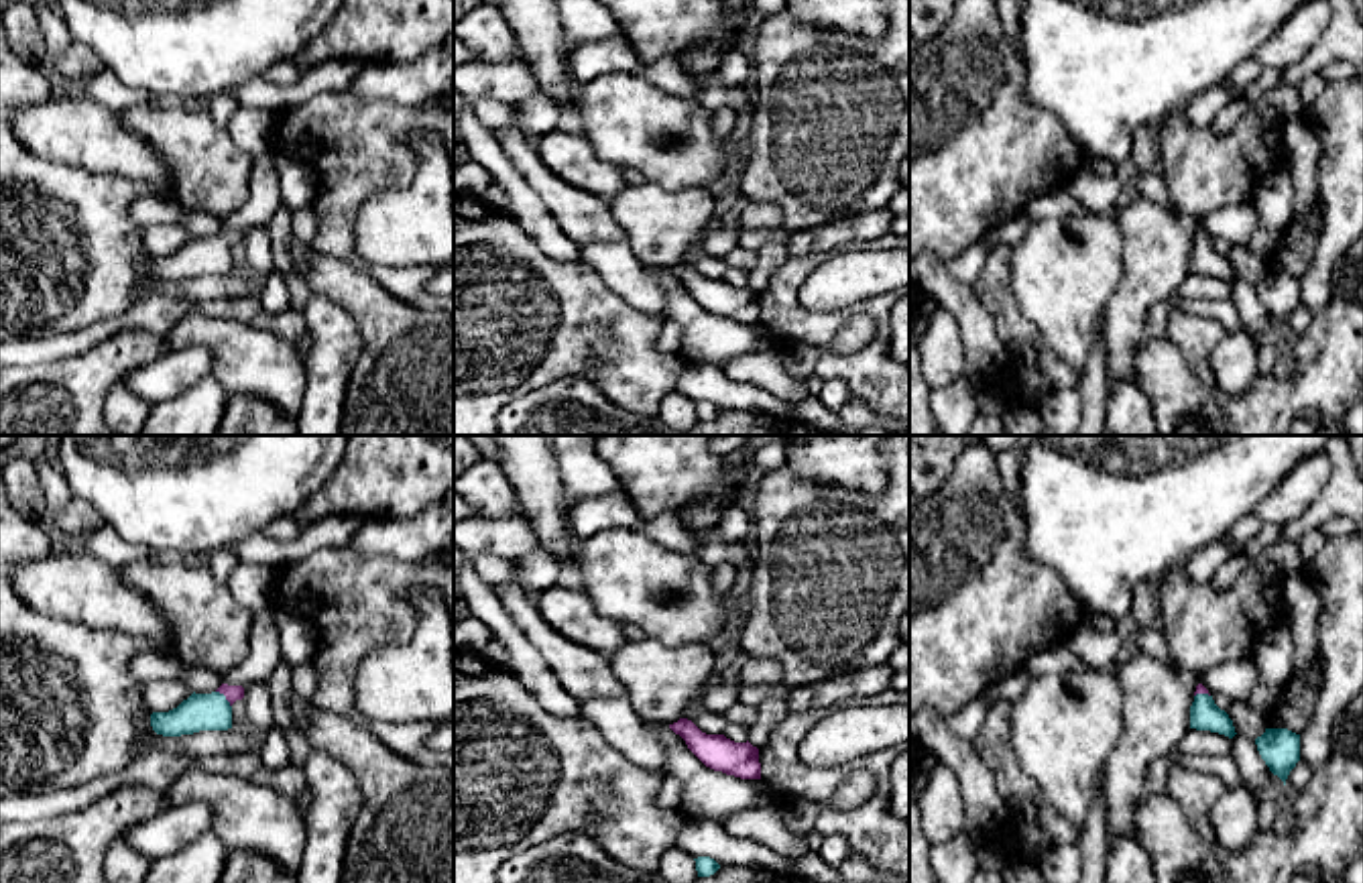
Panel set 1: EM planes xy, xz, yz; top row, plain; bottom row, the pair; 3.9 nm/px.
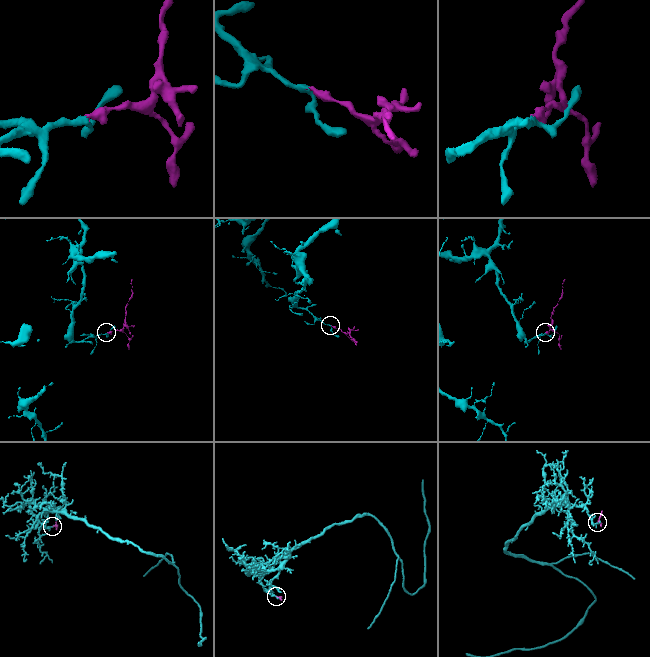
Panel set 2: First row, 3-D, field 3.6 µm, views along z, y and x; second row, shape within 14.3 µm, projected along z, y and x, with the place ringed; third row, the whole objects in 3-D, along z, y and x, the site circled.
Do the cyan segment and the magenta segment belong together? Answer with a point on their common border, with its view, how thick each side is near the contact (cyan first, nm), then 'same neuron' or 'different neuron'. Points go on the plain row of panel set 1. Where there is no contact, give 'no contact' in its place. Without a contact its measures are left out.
xy (224, 243) | 140/60 nm | same neuron

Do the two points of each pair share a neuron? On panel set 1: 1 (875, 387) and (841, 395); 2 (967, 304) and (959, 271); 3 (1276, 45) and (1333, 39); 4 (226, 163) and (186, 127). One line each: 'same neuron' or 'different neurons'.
1: different neurons
2: different neurons
3: different neurons
4: same neuron

